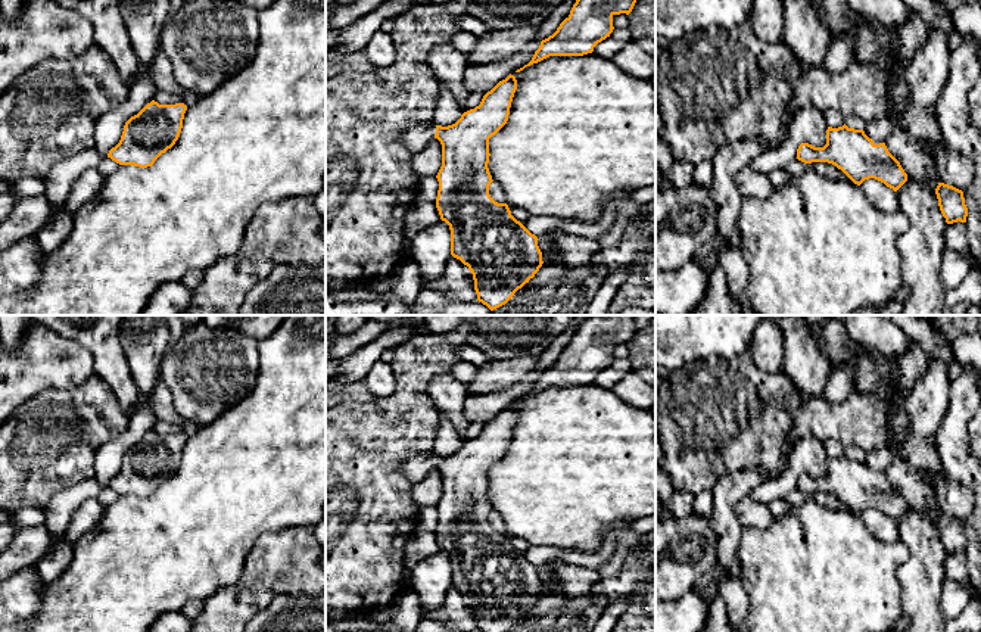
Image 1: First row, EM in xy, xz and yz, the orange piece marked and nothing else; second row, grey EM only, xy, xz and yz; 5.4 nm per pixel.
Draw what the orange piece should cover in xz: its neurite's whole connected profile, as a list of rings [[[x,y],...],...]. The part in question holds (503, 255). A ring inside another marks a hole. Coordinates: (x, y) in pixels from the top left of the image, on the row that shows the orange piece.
[[[510,74],[455,124],[411,125],[401,140],[414,153],[433,138],[440,141],[436,208],[451,230],[451,255],[468,267],[477,301],[490,311],[505,305],[544,264],[538,237],[489,194],[489,138],[507,124],[516,90]]]

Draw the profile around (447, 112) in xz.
[[[440,80],[439,84],[440,93],[435,109],[433,122],[436,125],[448,127],[455,124],[461,118],[463,112],[451,90]]]

